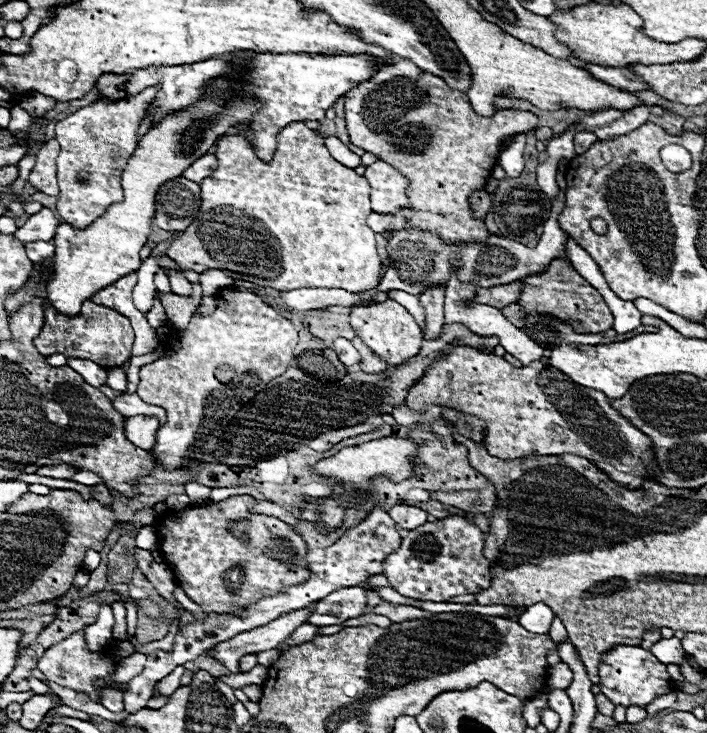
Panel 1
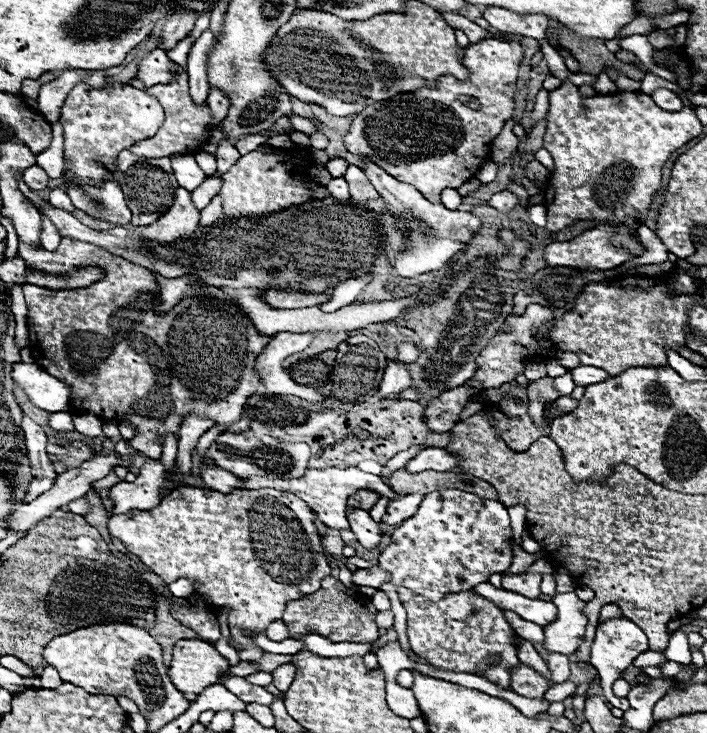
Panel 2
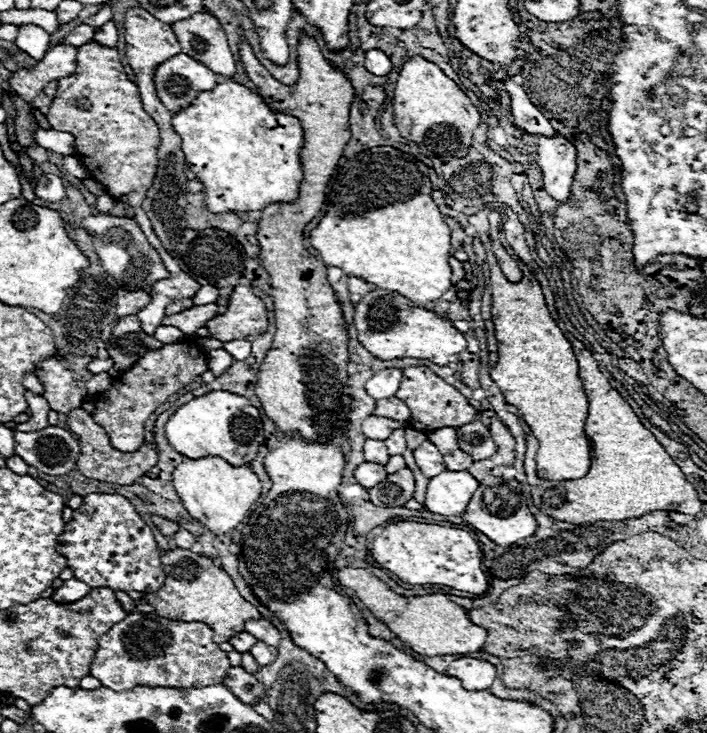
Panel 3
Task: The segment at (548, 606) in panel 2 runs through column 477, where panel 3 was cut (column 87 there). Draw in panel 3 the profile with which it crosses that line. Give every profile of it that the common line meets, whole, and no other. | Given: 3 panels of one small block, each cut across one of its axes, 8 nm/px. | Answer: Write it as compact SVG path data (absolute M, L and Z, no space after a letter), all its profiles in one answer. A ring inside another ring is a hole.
M72 578L72 580L66 580L60 588L54 590L52 594L52 600L58 602L58 604L66 604L66 602L76 602L80 598L84 598L86 594L90 592L90 586L86 586L84 582Z

